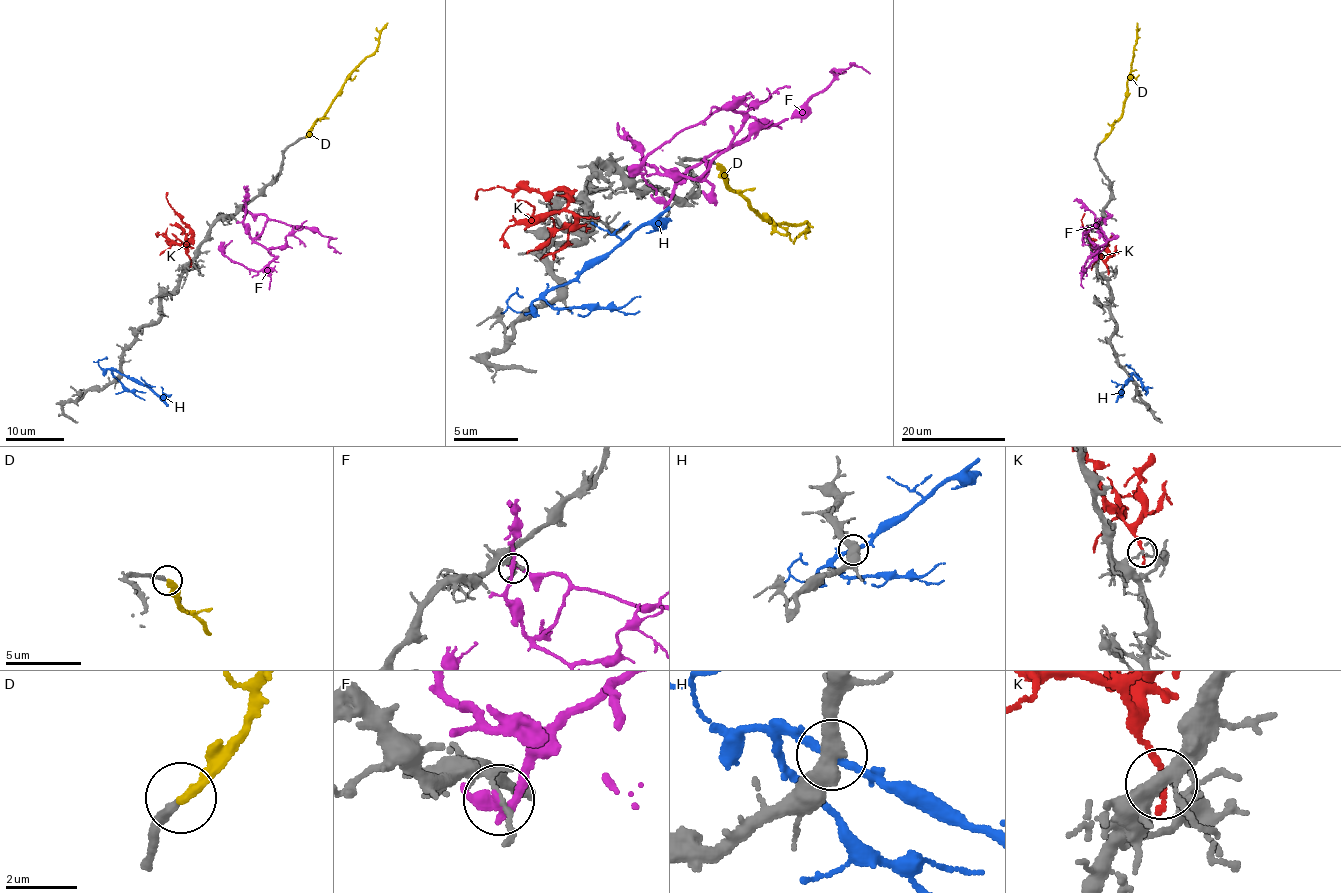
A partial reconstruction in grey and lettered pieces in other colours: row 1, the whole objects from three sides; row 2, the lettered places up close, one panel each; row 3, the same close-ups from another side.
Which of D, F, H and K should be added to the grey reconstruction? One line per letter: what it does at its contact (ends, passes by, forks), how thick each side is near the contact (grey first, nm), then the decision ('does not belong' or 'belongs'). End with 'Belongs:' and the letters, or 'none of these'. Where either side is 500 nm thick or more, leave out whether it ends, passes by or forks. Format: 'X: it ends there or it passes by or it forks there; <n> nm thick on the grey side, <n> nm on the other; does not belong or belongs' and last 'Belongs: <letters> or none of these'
D: it ends there; 240 nm thick on the grey side, 280 nm on the other; belongs
F: it passes by; 120 nm thick on the grey side, 360 nm on the other; does not belong
H: it passes by; 460 nm thick on the grey side, 200 nm on the other; does not belong
K: it ends there; 140 nm thick on the grey side, 200 nm on the other; does not belong
Belongs: D

